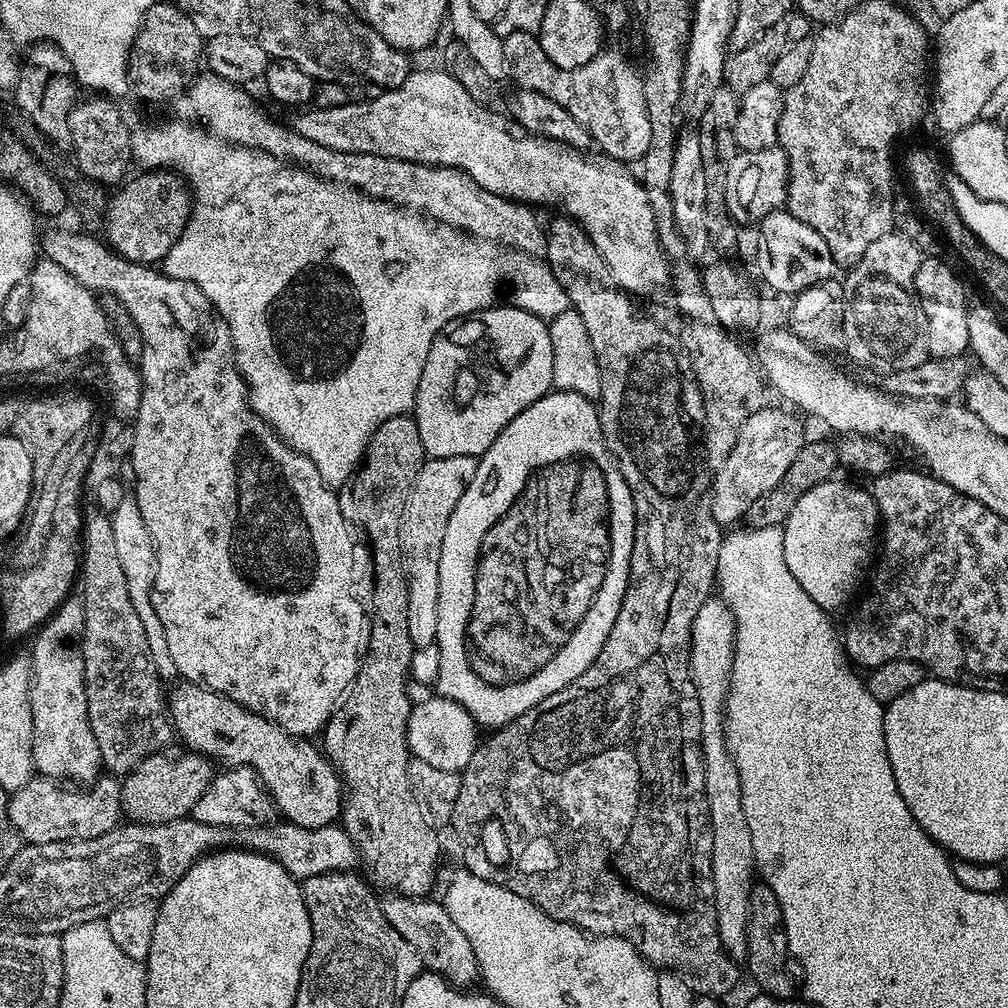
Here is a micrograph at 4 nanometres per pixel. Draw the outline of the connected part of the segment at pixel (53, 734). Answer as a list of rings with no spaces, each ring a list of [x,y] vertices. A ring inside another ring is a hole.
[[[69,595],[68,599],[56,609],[45,624],[40,625],[31,641],[32,652],[30,659],[32,662],[32,681],[30,682],[30,714],[32,715],[32,766],[41,777],[51,778],[57,782],[71,782],[76,786],[88,786],[92,781],[101,775],[102,765],[100,762],[100,751],[98,742],[94,742],[94,730],[90,730],[90,718],[88,717],[88,707],[86,706],[86,686],[84,685],[84,655],[80,653],[80,645],[84,642],[84,602],[79,595]]]

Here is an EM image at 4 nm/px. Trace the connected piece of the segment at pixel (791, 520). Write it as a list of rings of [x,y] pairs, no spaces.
[[[840,478],[822,482],[798,498],[798,506],[790,510],[782,525],[784,561],[798,586],[810,594],[818,607],[833,610],[847,602],[872,556],[872,543],[878,540],[879,520],[880,511],[876,509],[871,491],[856,484],[843,484]]]

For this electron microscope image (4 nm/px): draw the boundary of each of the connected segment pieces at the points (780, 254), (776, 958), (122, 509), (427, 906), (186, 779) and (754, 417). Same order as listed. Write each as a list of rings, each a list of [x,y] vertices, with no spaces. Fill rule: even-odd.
[[[774,210],[759,221],[760,276],[776,292],[795,294],[834,276],[830,246],[806,222],[798,222],[786,210]]]
[[[756,882],[750,894],[750,922],[748,923],[748,959],[746,967],[750,975],[756,979],[761,993],[774,996],[778,1000],[790,1000],[797,995],[798,984],[792,981],[788,973],[790,953],[788,939],[782,918],[782,906],[778,906],[778,898],[768,884]]]
[[[135,499],[115,501],[116,509],[110,512],[112,529],[114,530],[114,547],[118,550],[118,562],[122,562],[122,574],[126,574],[126,586],[130,590],[130,602],[142,620],[142,630],[146,630],[146,646],[150,650],[150,658],[154,662],[156,672],[161,681],[175,681],[178,673],[174,666],[174,658],[170,658],[170,650],[166,647],[166,632],[162,630],[162,622],[156,613],[156,603],[153,600],[154,592],[154,553],[152,539],[142,522]]]
[[[389,895],[383,901],[382,907],[386,914],[386,922],[410,942],[412,949],[418,954],[421,965],[429,972],[435,972],[455,984],[461,990],[473,987],[472,983],[480,980],[480,963],[476,960],[474,946],[470,946],[470,938],[458,930],[454,918],[444,908],[443,903],[432,901],[432,898],[417,898],[414,896]]]
[[[183,750],[177,756],[153,754],[144,757],[120,785],[120,811],[129,821],[138,824],[165,824],[183,820],[202,798],[214,775],[213,761],[199,752]]]
[[[766,406],[758,410],[758,414],[750,414],[734,442],[727,458],[719,461],[720,468],[710,480],[712,489],[712,513],[721,526],[732,526],[735,520],[744,520],[746,510],[766,490],[774,490],[778,482],[790,470],[794,458],[798,458],[798,450],[806,443],[804,428],[800,425],[801,417],[791,411],[783,412],[780,408]]]

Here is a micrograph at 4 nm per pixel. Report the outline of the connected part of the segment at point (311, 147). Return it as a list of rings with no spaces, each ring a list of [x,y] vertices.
[[[200,74],[200,75],[197,75],[197,76],[196,76],[196,77],[195,77],[195,79],[193,79],[193,81],[192,81],[192,83],[191,83],[191,84],[189,84],[189,85],[188,85],[188,87],[187,87],[187,88],[185,88],[185,89],[184,89],[184,94],[183,94],[183,96],[181,96],[181,97],[179,97],[179,99],[177,99],[177,100],[176,100],[176,101],[175,101],[175,104],[174,104],[174,107],[176,107],[176,112],[177,112],[177,114],[178,114],[178,115],[180,115],[180,116],[181,116],[181,118],[182,118],[182,119],[184,119],[184,120],[200,120],[200,119],[204,119],[204,120],[208,120],[208,128],[191,128],[191,126],[190,126],[190,125],[188,125],[188,124],[187,124],[187,122],[186,122],[186,121],[184,121],[184,120],[168,120],[168,121],[166,121],[166,122],[165,122],[165,124],[156,124],[156,125],[154,125],[154,126],[153,126],[153,128],[135,128],[135,127],[133,127],[133,128],[132,128],[132,129],[131,129],[131,134],[132,134],[132,158],[133,158],[133,161],[135,161],[135,163],[136,163],[136,164],[137,164],[137,165],[138,165],[138,164],[139,164],[139,163],[140,163],[140,164],[141,164],[141,165],[140,165],[140,166],[139,166],[139,167],[140,167],[140,168],[141,168],[141,169],[144,169],[144,170],[171,170],[171,171],[173,171],[173,172],[175,172],[175,173],[177,173],[177,174],[179,174],[179,175],[181,175],[181,176],[183,176],[183,177],[184,177],[184,179],[185,179],[185,181],[186,181],[186,183],[187,183],[187,185],[188,185],[188,187],[189,187],[189,189],[190,189],[190,191],[191,191],[191,193],[192,193],[192,213],[191,213],[191,214],[190,214],[190,218],[189,218],[189,219],[188,219],[188,221],[187,221],[187,222],[186,222],[186,230],[182,230],[182,234],[181,234],[181,235],[180,235],[180,237],[179,237],[179,238],[178,238],[178,242],[174,242],[174,246],[170,246],[170,250],[169,250],[169,251],[168,251],[168,252],[167,252],[167,254],[165,254],[165,256],[164,256],[164,259],[163,259],[163,261],[162,261],[162,271],[163,271],[163,273],[164,273],[164,275],[165,275],[165,276],[173,276],[173,278],[174,278],[174,279],[176,279],[176,280],[185,280],[185,281],[186,281],[186,282],[190,282],[190,283],[191,283],[191,284],[197,284],[197,286],[199,286],[199,287],[200,287],[200,292],[201,292],[201,293],[202,293],[202,294],[203,294],[203,296],[205,296],[205,298],[207,298],[207,300],[208,300],[208,302],[209,302],[209,305],[211,305],[211,307],[213,307],[213,308],[215,308],[215,310],[216,310],[216,313],[218,313],[218,315],[220,315],[220,317],[222,317],[222,318],[223,318],[223,320],[224,320],[224,321],[225,321],[225,322],[226,322],[226,326],[227,326],[227,327],[228,327],[228,329],[229,329],[229,330],[230,330],[230,334],[231,334],[231,335],[232,335],[232,350],[233,350],[233,352],[235,352],[235,354],[236,354],[236,368],[237,368],[237,370],[239,370],[239,372],[240,372],[240,376],[241,376],[241,378],[242,378],[242,379],[243,379],[243,380],[244,380],[244,382],[245,382],[245,384],[247,384],[247,386],[248,386],[248,401],[250,401],[250,403],[252,403],[252,408],[253,408],[253,410],[254,410],[254,411],[255,411],[255,412],[256,412],[256,413],[258,413],[258,414],[259,414],[259,415],[260,415],[260,417],[261,417],[261,418],[263,418],[263,419],[264,419],[264,420],[265,420],[265,421],[266,421],[266,422],[267,422],[267,423],[268,423],[268,424],[269,424],[269,425],[270,425],[270,427],[271,427],[271,428],[273,428],[273,430],[274,430],[274,431],[275,431],[275,432],[277,432],[277,434],[279,434],[279,435],[280,435],[280,438],[281,438],[281,440],[284,440],[284,441],[285,441],[285,442],[287,442],[287,443],[288,443],[288,444],[289,444],[289,446],[291,446],[291,448],[292,448],[292,449],[294,449],[294,450],[295,450],[295,452],[301,452],[301,453],[302,453],[302,455],[304,455],[304,456],[305,456],[305,457],[306,457],[306,458],[310,458],[310,462],[314,462],[314,466],[315,466],[315,467],[316,467],[316,469],[317,469],[317,470],[318,470],[318,474],[322,474],[322,478],[323,478],[323,479],[324,479],[324,481],[326,481],[326,482],[327,482],[327,483],[328,483],[328,487],[329,487],[329,488],[331,488],[331,489],[333,489],[333,490],[339,490],[339,488],[340,488],[340,487],[341,487],[341,486],[342,486],[342,485],[344,485],[344,483],[346,483],[346,481],[348,481],[348,479],[350,479],[350,477],[351,477],[351,476],[352,476],[352,473],[353,473],[353,472],[355,472],[355,470],[356,470],[356,465],[357,465],[357,464],[359,464],[359,463],[360,463],[360,461],[361,461],[361,459],[362,459],[362,457],[363,457],[363,455],[364,455],[364,451],[365,451],[365,450],[366,450],[366,446],[367,446],[367,445],[368,445],[368,439],[370,439],[370,437],[372,437],[372,435],[373,435],[373,434],[374,434],[374,430],[378,430],[378,426],[382,426],[382,422],[386,422],[386,421],[387,421],[387,420],[389,420],[389,419],[390,419],[390,418],[394,418],[394,417],[395,417],[395,416],[406,416],[406,415],[409,415],[409,413],[411,413],[411,412],[412,412],[412,411],[413,411],[413,409],[415,409],[415,407],[416,407],[416,391],[417,391],[417,390],[418,390],[418,382],[419,382],[419,381],[420,381],[420,379],[421,379],[421,378],[422,378],[422,366],[426,366],[426,354],[430,354],[430,346],[431,346],[431,345],[432,345],[432,343],[433,343],[433,342],[434,342],[434,338],[435,338],[435,337],[436,337],[436,336],[437,336],[437,335],[438,335],[438,333],[440,333],[440,332],[441,332],[441,330],[442,330],[442,329],[443,329],[443,328],[444,328],[444,327],[446,327],[446,325],[448,325],[448,324],[449,324],[449,322],[450,322],[450,321],[452,321],[452,320],[459,320],[459,319],[461,319],[461,318],[463,318],[463,317],[466,317],[466,316],[472,316],[472,315],[474,315],[474,313],[475,313],[475,312],[481,312],[481,311],[482,311],[482,310],[486,310],[486,309],[487,309],[487,308],[495,308],[495,307],[497,307],[497,306],[500,306],[500,305],[504,305],[504,306],[507,306],[507,307],[509,307],[509,308],[517,308],[517,309],[518,309],[518,310],[526,310],[526,311],[527,311],[527,312],[529,312],[529,313],[530,313],[530,314],[534,314],[534,315],[535,315],[535,316],[537,316],[537,318],[538,318],[538,319],[539,319],[539,320],[543,320],[543,321],[545,321],[545,322],[549,322],[549,321],[552,321],[552,320],[553,320],[553,319],[555,319],[555,317],[556,317],[556,316],[557,316],[557,315],[558,315],[558,314],[562,314],[562,312],[563,312],[563,311],[566,311],[566,310],[568,310],[568,309],[569,309],[569,308],[570,308],[570,305],[569,305],[569,303],[568,303],[568,299],[567,299],[567,298],[566,298],[566,290],[562,290],[562,286],[558,286],[558,278],[554,278],[554,274],[553,274],[553,273],[552,273],[552,271],[551,271],[551,270],[550,270],[550,266],[549,266],[549,265],[548,265],[548,264],[547,264],[547,263],[546,263],[546,262],[545,262],[545,261],[544,261],[544,260],[543,260],[543,259],[541,259],[541,257],[540,257],[540,256],[539,256],[539,255],[536,255],[536,256],[537,256],[537,257],[536,257],[536,256],[531,256],[531,254],[530,254],[530,253],[528,253],[528,252],[524,252],[524,215],[526,215],[526,214],[527,214],[527,212],[530,212],[530,208],[529,208],[529,205],[526,205],[526,204],[522,204],[522,203],[519,203],[519,202],[517,202],[517,201],[515,201],[515,200],[507,200],[507,198],[506,198],[506,197],[504,197],[504,196],[495,196],[495,194],[494,194],[494,193],[493,193],[493,192],[491,192],[491,191],[490,191],[490,190],[486,190],[486,189],[485,189],[485,188],[483,188],[483,187],[482,187],[482,186],[478,186],[478,182],[474,182],[474,181],[473,181],[473,180],[472,180],[472,179],[470,179],[470,177],[469,177],[469,176],[467,176],[467,174],[466,174],[466,173],[464,173],[464,172],[460,172],[460,171],[458,171],[458,170],[457,170],[457,169],[456,169],[456,168],[433,168],[433,167],[432,167],[432,165],[430,165],[430,164],[415,164],[415,163],[414,163],[414,162],[406,162],[406,161],[405,161],[405,160],[391,160],[391,159],[390,159],[390,158],[382,158],[382,157],[381,157],[381,156],[375,156],[375,155],[374,155],[374,154],[362,154],[362,153],[361,153],[361,152],[335,152],[335,151],[334,151],[334,150],[330,150],[330,149],[329,149],[329,148],[327,148],[327,147],[326,147],[326,146],[318,146],[318,142],[310,142],[310,138],[302,138],[302,137],[301,137],[301,136],[300,136],[300,135],[298,135],[298,133],[296,133],[296,132],[295,132],[295,130],[293,130],[293,129],[292,129],[292,128],[291,128],[291,127],[288,127],[288,128],[283,128],[283,126],[282,126],[282,125],[280,125],[280,124],[275,124],[275,122],[274,122],[274,121],[272,121],[272,120],[271,120],[271,118],[270,118],[270,117],[268,117],[268,116],[267,116],[267,114],[266,114],[266,113],[264,113],[264,112],[263,112],[263,110],[262,110],[262,109],[260,109],[260,108],[259,108],[259,106],[258,106],[258,105],[256,105],[256,104],[255,104],[255,102],[254,102],[254,101],[252,101],[252,100],[251,100],[251,98],[250,98],[250,97],[248,97],[248,96],[247,96],[247,94],[246,94],[246,93],[244,93],[244,92],[247,92],[247,91],[245,91],[245,89],[244,89],[244,88],[243,88],[243,87],[241,87],[241,85],[239,85],[239,84],[231,84],[231,83],[230,83],[230,81],[229,81],[229,80],[223,80],[223,79],[222,79],[222,78],[218,78],[218,77],[217,77],[217,76],[213,76],[213,75],[211,75],[211,74]]]

